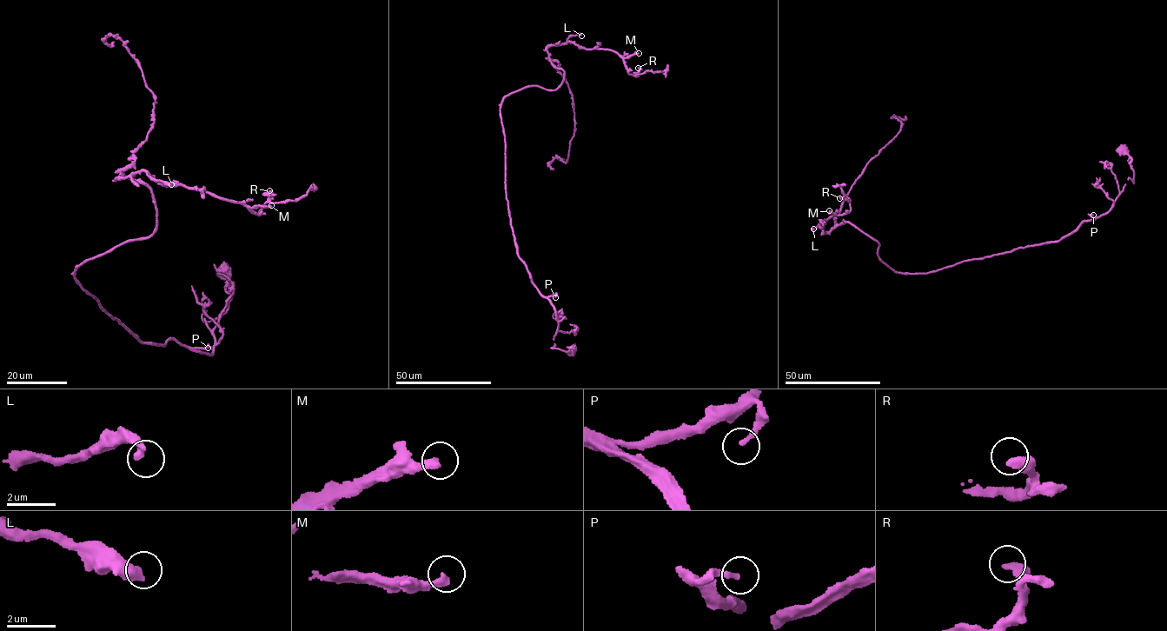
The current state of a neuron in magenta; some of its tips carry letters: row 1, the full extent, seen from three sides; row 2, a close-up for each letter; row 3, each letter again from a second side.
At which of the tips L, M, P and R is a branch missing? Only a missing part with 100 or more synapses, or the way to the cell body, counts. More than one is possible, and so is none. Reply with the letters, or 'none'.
M

